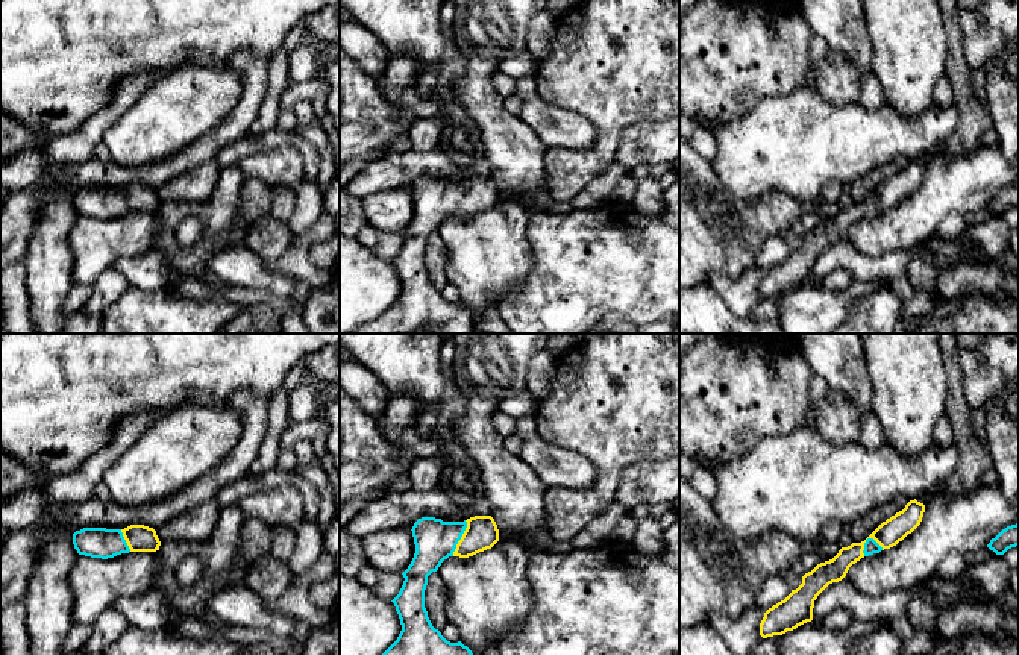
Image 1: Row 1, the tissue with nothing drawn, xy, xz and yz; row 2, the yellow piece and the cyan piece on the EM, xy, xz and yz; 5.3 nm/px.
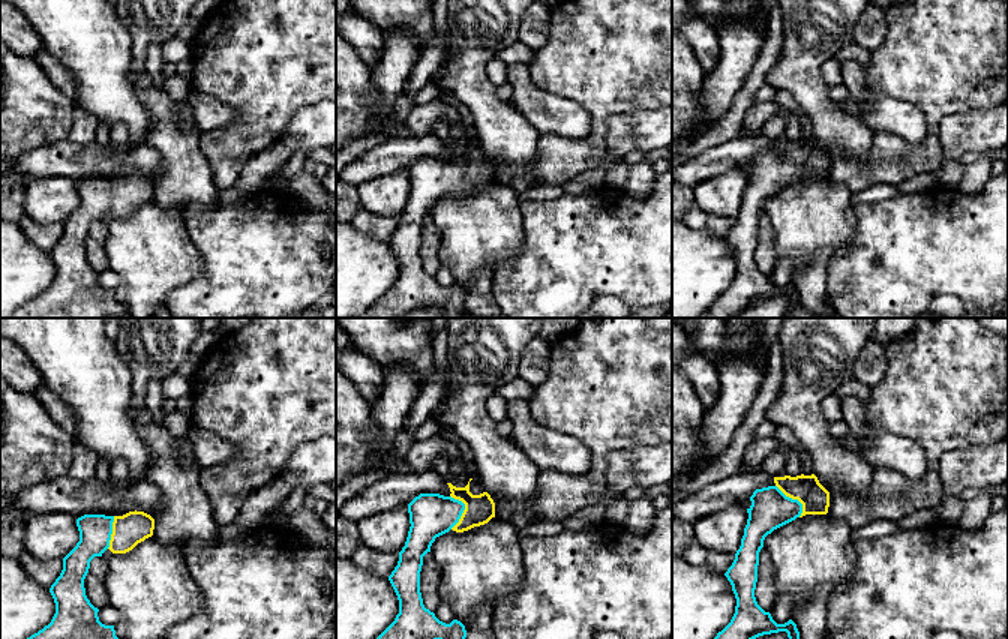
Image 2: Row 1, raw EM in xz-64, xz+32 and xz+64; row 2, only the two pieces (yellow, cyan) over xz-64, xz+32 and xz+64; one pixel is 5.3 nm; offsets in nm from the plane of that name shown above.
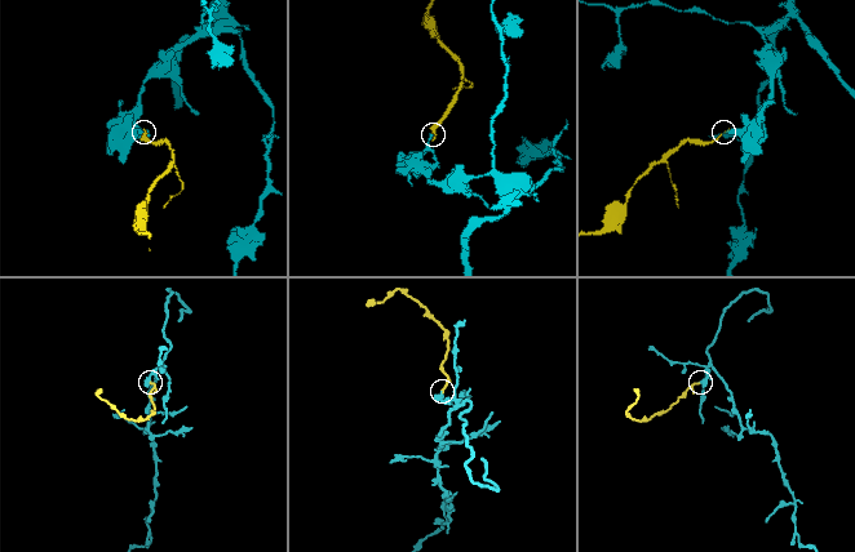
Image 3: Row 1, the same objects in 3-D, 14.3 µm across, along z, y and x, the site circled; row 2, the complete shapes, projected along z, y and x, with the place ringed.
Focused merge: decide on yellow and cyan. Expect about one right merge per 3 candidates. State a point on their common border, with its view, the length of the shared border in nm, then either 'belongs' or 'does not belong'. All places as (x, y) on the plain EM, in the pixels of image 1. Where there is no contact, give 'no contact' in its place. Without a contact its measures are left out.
contact xz (461, 199); length 200 nm; belongs

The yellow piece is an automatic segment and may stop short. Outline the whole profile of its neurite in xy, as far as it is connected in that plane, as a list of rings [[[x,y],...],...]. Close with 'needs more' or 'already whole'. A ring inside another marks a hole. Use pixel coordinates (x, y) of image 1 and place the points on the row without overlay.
[[[130,185],[124,190],[83,188],[73,194],[79,215],[91,218],[114,218],[129,212],[156,212],[161,202],[153,188]]]; needs more

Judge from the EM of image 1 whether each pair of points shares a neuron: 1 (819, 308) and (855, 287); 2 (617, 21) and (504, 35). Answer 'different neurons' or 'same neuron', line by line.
1: same neuron
2: different neurons

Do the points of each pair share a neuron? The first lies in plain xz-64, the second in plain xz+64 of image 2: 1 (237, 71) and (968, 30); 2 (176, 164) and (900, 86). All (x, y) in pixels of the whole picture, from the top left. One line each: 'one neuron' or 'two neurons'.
1: one neuron
2: two neurons

